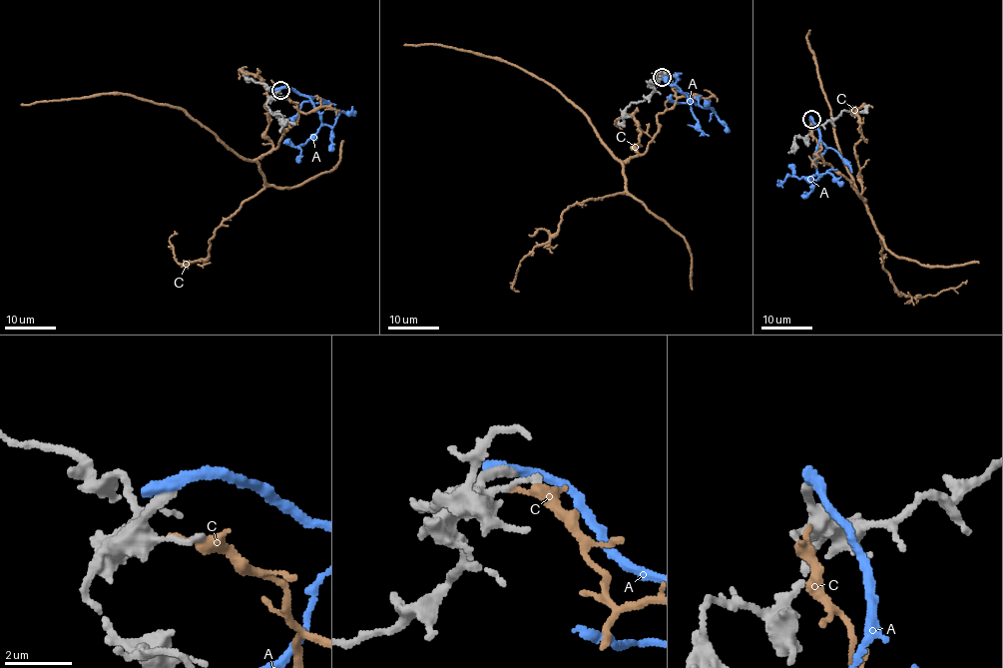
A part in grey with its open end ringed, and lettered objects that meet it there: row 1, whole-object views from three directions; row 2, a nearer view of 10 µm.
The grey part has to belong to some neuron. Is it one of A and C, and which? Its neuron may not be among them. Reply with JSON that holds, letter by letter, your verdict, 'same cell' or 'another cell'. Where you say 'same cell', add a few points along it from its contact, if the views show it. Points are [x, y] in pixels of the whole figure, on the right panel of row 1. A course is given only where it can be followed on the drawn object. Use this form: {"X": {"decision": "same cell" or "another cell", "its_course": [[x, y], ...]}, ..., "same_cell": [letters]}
{"A": {"decision": "another cell"}, "C": {"decision": "another cell"}, "same_cell": []}

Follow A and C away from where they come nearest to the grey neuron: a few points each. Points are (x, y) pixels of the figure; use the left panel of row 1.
A: (278, 89), (287, 87), (306, 96), (320, 115), (321, 125), (315, 135), (298, 146), (299, 157), (303, 156)
C: (281, 96), (297, 105), (297, 119), (283, 126), (277, 147), (251, 160), (181, 110), (132, 95), (20, 105)

